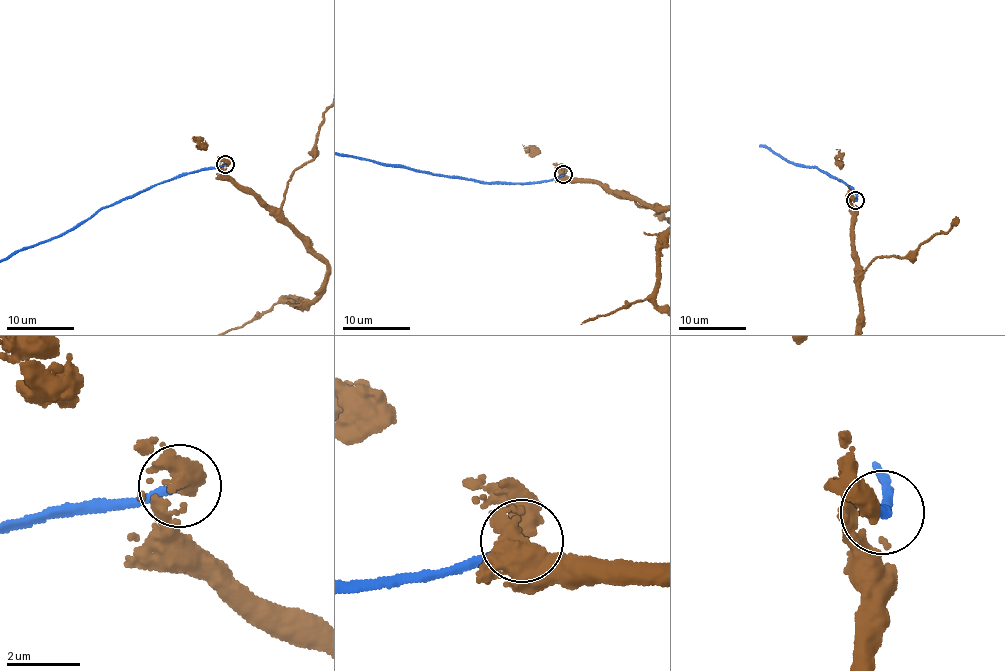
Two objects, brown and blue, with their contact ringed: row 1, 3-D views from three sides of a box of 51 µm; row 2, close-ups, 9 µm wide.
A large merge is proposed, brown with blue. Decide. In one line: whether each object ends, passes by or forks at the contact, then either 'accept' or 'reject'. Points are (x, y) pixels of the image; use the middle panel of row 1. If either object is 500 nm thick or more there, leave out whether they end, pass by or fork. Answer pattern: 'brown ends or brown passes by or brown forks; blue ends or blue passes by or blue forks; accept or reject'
reject

